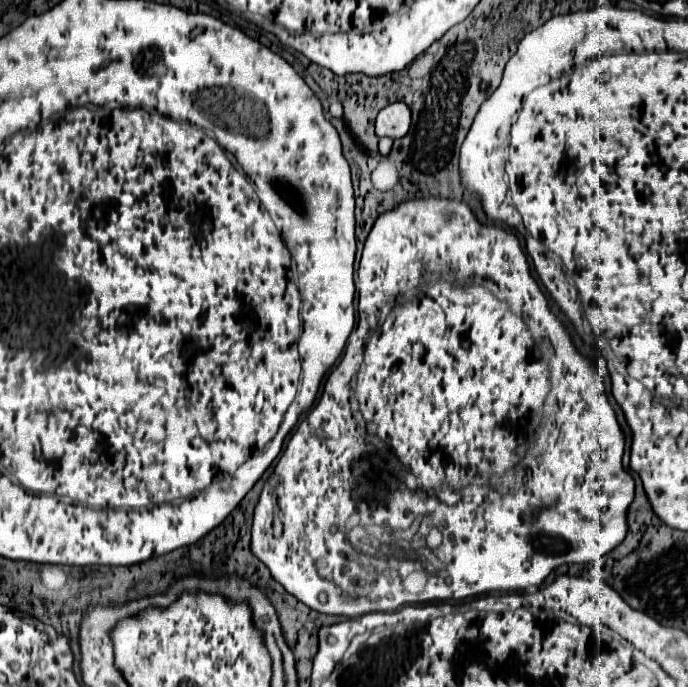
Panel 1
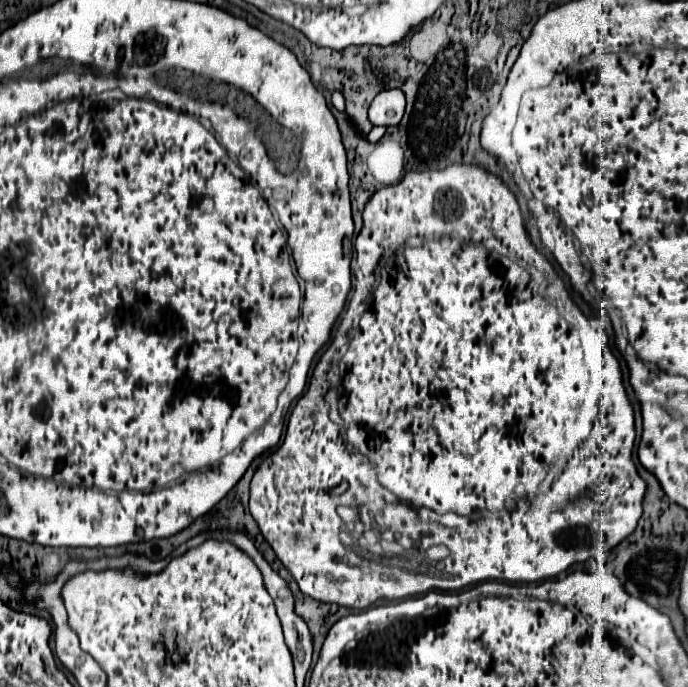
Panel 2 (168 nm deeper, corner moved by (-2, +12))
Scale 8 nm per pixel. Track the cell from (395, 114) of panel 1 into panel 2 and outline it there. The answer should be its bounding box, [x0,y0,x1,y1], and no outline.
[368,90,406,126]

